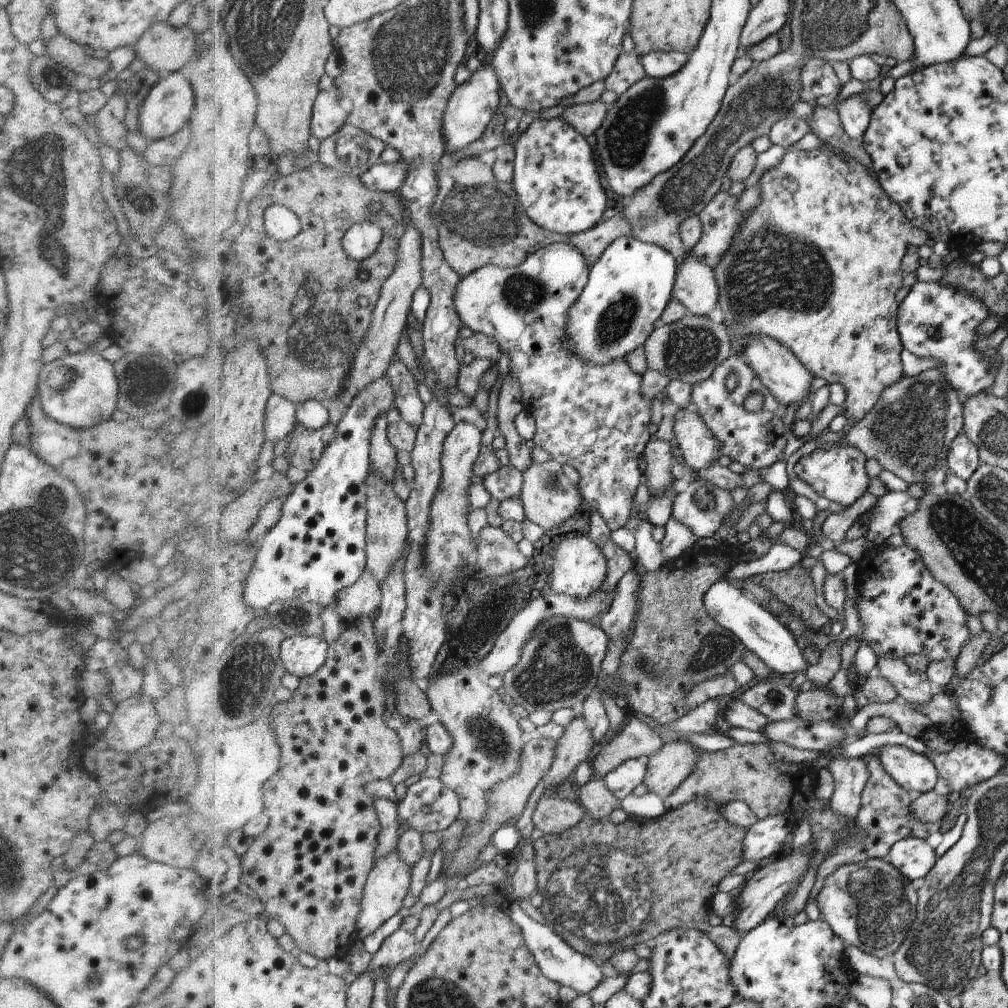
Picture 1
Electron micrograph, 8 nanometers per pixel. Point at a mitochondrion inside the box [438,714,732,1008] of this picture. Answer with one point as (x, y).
(603, 887)

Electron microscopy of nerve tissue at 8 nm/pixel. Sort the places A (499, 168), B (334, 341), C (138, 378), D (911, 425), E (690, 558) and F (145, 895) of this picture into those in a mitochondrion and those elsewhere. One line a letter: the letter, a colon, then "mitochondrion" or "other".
A: mitochondrion
B: mitochondrion
C: mitochondrion
D: mitochondrion
E: other
F: other

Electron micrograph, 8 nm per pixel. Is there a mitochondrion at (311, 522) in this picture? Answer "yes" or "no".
no

